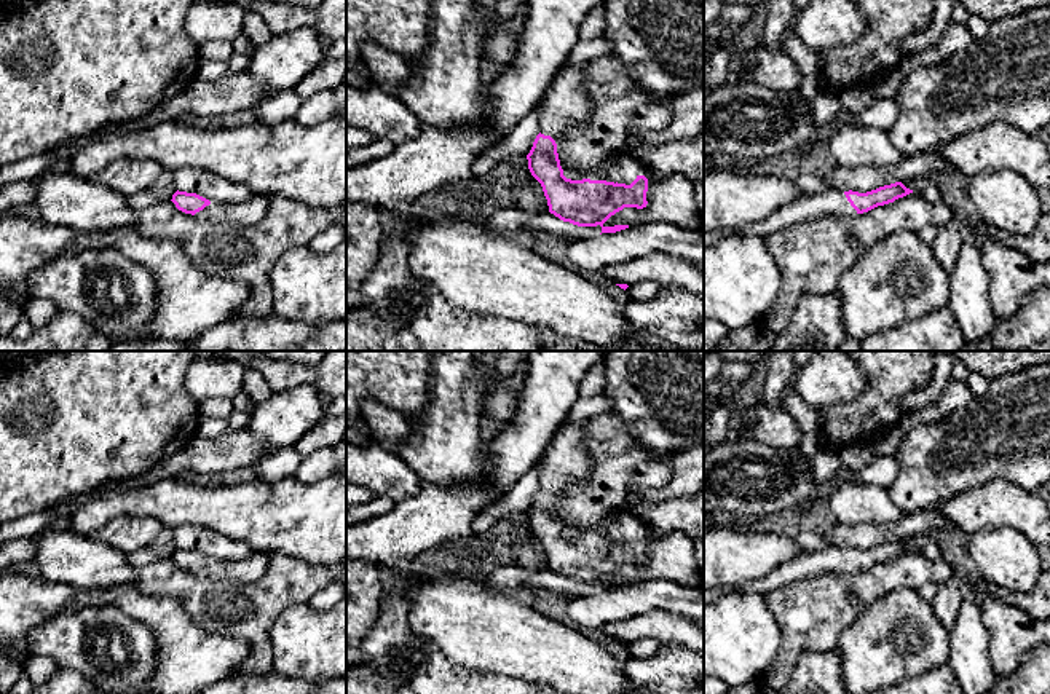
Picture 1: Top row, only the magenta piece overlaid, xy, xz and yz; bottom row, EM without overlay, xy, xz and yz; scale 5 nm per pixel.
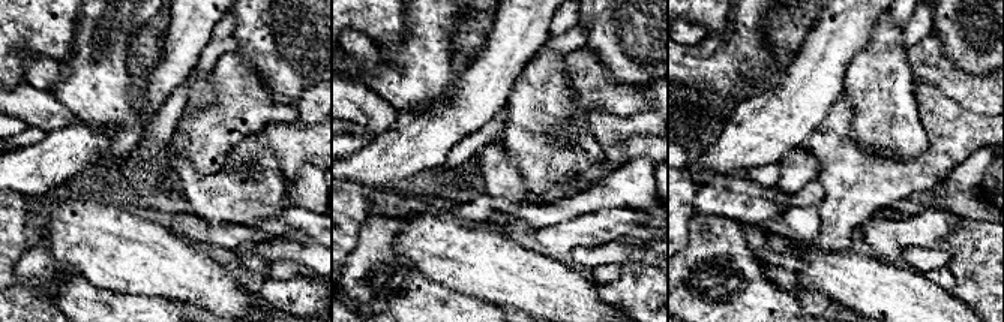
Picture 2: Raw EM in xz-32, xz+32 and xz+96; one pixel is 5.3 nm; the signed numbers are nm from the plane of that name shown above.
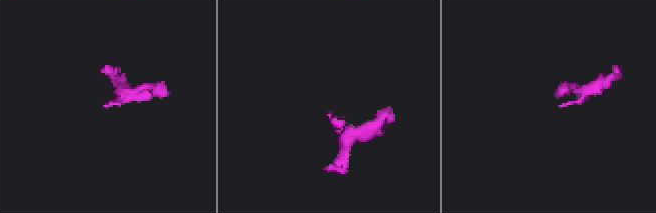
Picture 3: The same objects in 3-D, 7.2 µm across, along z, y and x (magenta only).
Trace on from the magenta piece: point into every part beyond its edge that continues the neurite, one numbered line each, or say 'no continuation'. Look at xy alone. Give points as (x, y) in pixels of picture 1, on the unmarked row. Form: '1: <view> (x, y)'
1: xy (252, 568)

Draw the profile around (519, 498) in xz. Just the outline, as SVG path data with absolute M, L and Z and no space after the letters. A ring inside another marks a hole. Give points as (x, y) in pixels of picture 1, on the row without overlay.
M539 458L533 467L525 475L522 475L509 491L499 496L491 507L472 519L472 538L480 538L498 520L506 519L511 514L527 514L530 511L533 499L539 491L541 464L543 461Z

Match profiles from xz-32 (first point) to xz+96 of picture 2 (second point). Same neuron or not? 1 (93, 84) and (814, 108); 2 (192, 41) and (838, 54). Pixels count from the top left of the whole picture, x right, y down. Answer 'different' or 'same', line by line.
1: different
2: same

